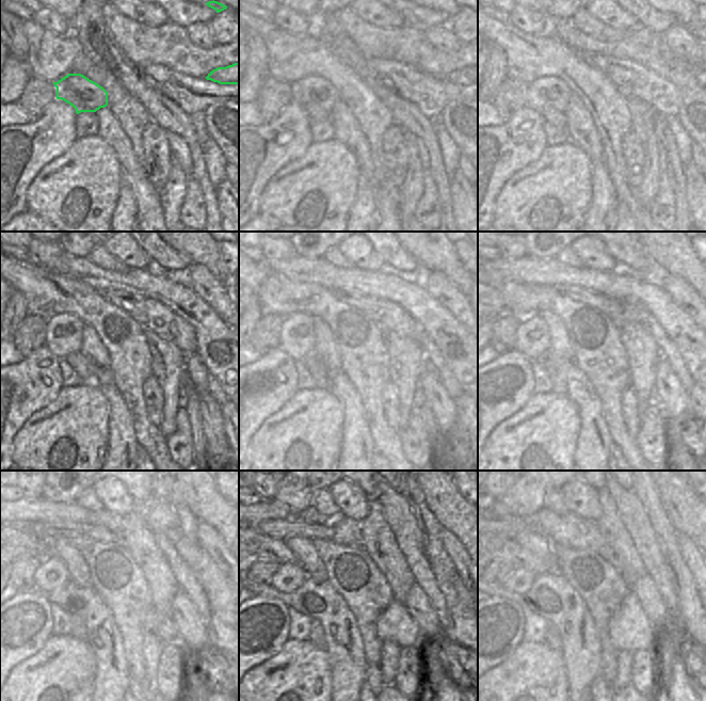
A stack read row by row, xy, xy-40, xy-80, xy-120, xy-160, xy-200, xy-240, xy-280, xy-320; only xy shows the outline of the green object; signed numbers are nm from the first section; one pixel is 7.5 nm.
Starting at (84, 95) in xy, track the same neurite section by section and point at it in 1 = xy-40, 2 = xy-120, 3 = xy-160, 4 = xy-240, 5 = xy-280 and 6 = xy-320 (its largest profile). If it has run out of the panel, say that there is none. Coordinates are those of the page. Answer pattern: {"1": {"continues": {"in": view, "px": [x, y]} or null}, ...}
{"1": {"continues": {"in": "xy-40", "px": [317, 95]}}, "2": {"continues": {"in": "xy-120", "px": [63, 331]}}, "3": {"continues": {"in": "xy-160", "px": [297, 332]}}, "4": {"continues": {"in": "xy-240", "px": [52, 574]}}, "5": {"continues": {"in": "xy-280", "px": [289, 576]}}, "6": {"continues": {"in": "xy-320", "px": [520, 580]}}}

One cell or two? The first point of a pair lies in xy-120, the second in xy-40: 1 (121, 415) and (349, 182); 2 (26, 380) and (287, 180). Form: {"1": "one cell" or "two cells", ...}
{"1": "two cells", "2": "two cells"}

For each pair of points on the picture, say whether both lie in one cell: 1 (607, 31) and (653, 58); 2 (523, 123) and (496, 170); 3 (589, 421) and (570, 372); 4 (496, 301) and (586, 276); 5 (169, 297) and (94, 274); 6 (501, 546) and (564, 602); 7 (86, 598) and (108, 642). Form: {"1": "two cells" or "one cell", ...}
{"1": "two cells", "2": "one cell", "3": "one cell", "4": "two cells", "5": "one cell", "6": "two cells", "7": "one cell"}

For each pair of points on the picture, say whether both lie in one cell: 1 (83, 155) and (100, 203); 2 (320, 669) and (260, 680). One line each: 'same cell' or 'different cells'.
1: same cell
2: same cell

